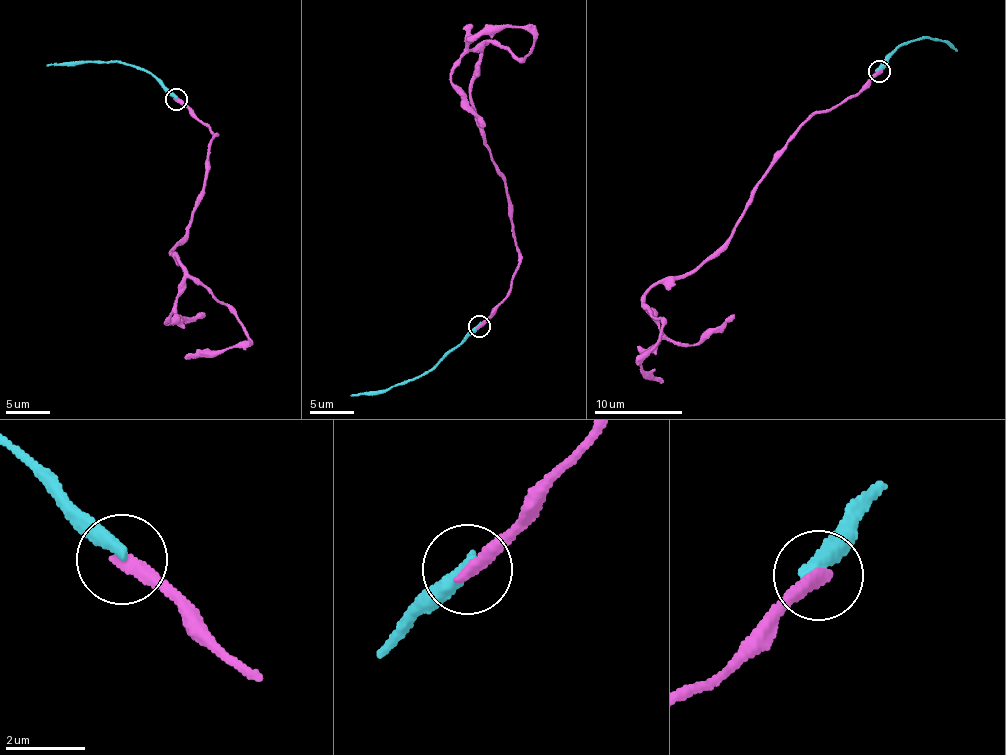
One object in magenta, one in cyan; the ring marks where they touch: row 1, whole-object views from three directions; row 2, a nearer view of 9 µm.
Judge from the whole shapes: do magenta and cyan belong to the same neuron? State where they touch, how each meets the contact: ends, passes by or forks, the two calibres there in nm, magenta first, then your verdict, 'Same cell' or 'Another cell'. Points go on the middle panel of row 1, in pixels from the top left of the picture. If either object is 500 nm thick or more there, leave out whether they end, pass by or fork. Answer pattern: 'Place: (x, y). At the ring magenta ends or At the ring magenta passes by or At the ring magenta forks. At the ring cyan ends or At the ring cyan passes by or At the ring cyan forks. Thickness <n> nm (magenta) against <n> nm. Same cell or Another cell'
Place: (479, 326). At the ring magenta ends. At the ring cyan ends. Thickness 360 nm (magenta) against 400 nm. Another cell

